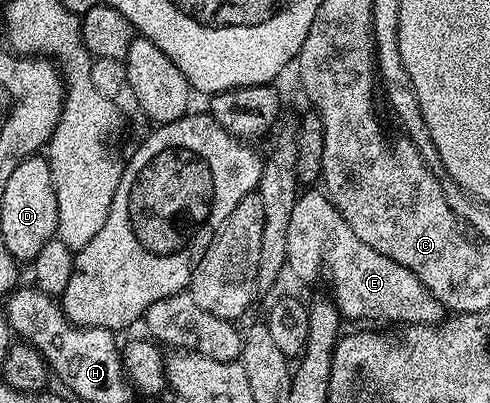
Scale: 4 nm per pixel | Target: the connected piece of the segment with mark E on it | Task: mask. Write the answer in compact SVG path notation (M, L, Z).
M321 189L300 192L291 212L287 230L288 270L313 279L325 274L329 278L331 298L349 319L390 319L393 325L439 323L446 318L447 308L403 265L391 261L379 249L371 249L367 241L359 241L347 225L345 218L329 202Z

